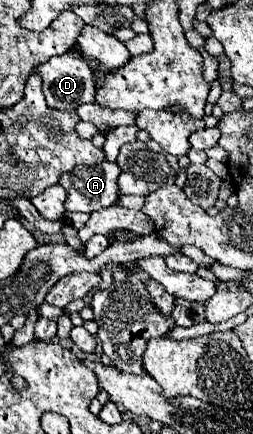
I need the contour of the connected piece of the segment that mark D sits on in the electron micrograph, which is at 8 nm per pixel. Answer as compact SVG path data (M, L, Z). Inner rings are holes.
M74 49L48 59L36 67L42 77L46 103L60 111L72 111L84 103L94 103L92 71L80 53Z

